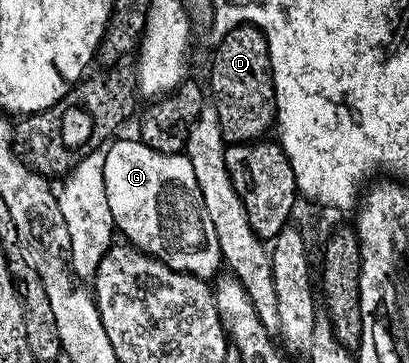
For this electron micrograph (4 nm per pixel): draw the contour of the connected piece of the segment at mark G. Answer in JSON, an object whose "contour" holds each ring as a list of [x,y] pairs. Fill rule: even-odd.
{"contour":[[[115,139],[106,146],[105,152],[102,154],[105,159],[105,199],[109,199],[109,211],[115,220],[116,230],[121,234],[124,233],[126,240],[130,244],[135,245],[150,257],[155,257],[161,263],[165,263],[173,271],[178,273],[188,273],[194,277],[202,277],[211,279],[220,272],[223,265],[223,256],[221,255],[221,243],[217,243],[217,231],[213,231],[213,222],[209,219],[209,211],[205,211],[205,199],[201,199],[201,187],[197,185],[197,175],[193,173],[193,163],[189,163],[189,159],[183,153],[162,153],[147,144],[142,139],[134,139],[135,141],[119,141]]]}

